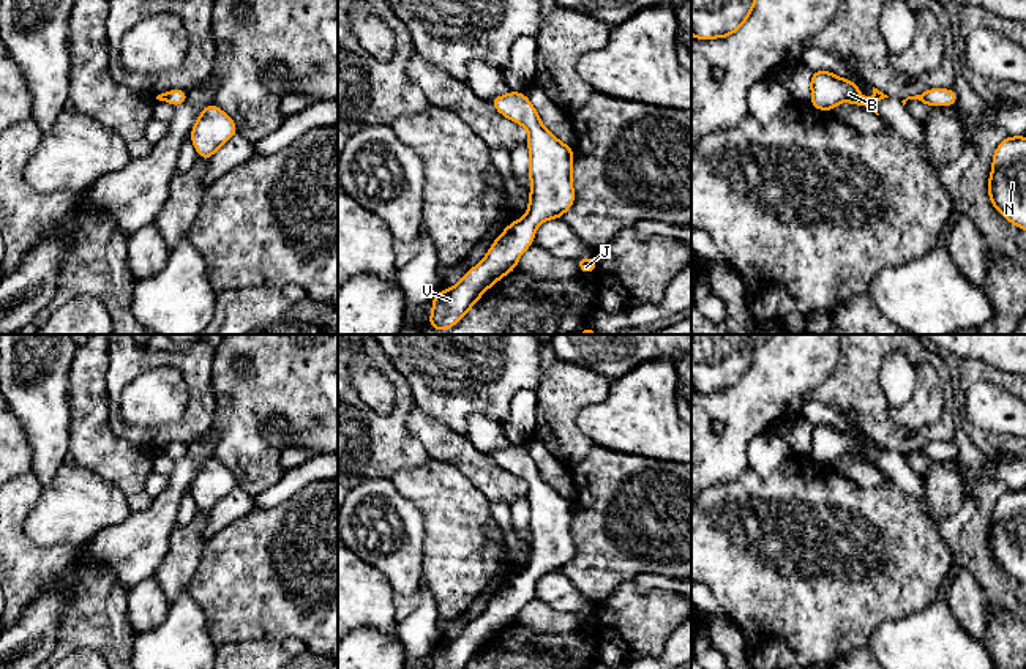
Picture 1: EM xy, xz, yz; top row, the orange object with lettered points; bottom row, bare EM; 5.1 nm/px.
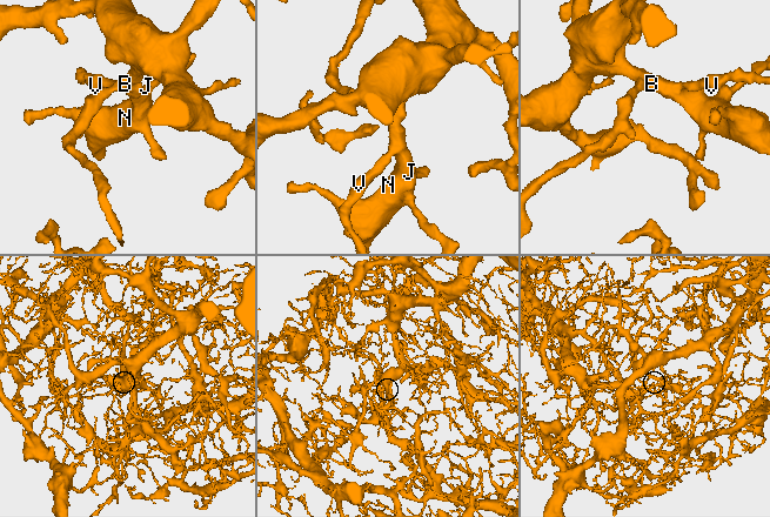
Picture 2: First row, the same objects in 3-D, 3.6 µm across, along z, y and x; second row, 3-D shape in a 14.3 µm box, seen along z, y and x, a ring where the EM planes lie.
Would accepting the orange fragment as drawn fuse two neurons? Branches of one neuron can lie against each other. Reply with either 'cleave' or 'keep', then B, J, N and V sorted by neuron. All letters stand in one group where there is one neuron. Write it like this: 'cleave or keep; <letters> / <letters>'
keep; B J N V

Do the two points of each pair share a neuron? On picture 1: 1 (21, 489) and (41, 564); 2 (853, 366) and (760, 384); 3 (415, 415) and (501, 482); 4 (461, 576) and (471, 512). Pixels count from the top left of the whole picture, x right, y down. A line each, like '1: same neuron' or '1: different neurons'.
1: same neuron
2: different neurons
3: same neuron
4: same neuron

